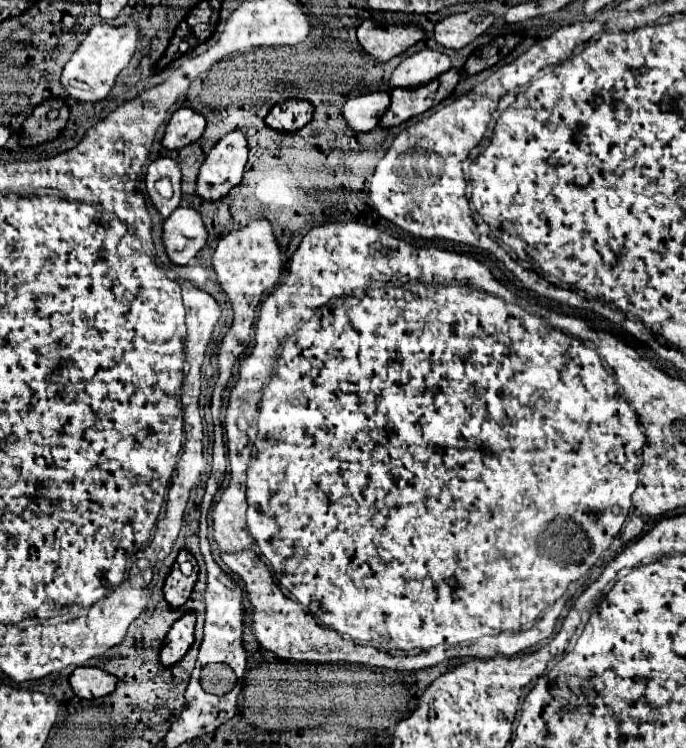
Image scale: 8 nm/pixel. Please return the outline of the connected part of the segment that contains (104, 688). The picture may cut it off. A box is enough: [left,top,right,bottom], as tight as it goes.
[70,667,118,699]

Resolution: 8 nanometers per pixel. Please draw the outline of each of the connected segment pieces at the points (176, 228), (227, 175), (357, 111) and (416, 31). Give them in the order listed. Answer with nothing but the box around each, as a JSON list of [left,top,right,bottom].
[[164,207,208,265],[196,129,248,201],[342,91,392,131],[358,19,424,61]]

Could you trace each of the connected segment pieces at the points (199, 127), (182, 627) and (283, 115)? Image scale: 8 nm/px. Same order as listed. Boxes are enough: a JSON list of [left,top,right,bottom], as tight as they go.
[[162,107,206,149],[160,611,196,667],[264,99,314,131]]

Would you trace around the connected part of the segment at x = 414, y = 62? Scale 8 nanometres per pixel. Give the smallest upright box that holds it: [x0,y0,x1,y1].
[390,49,452,87]

